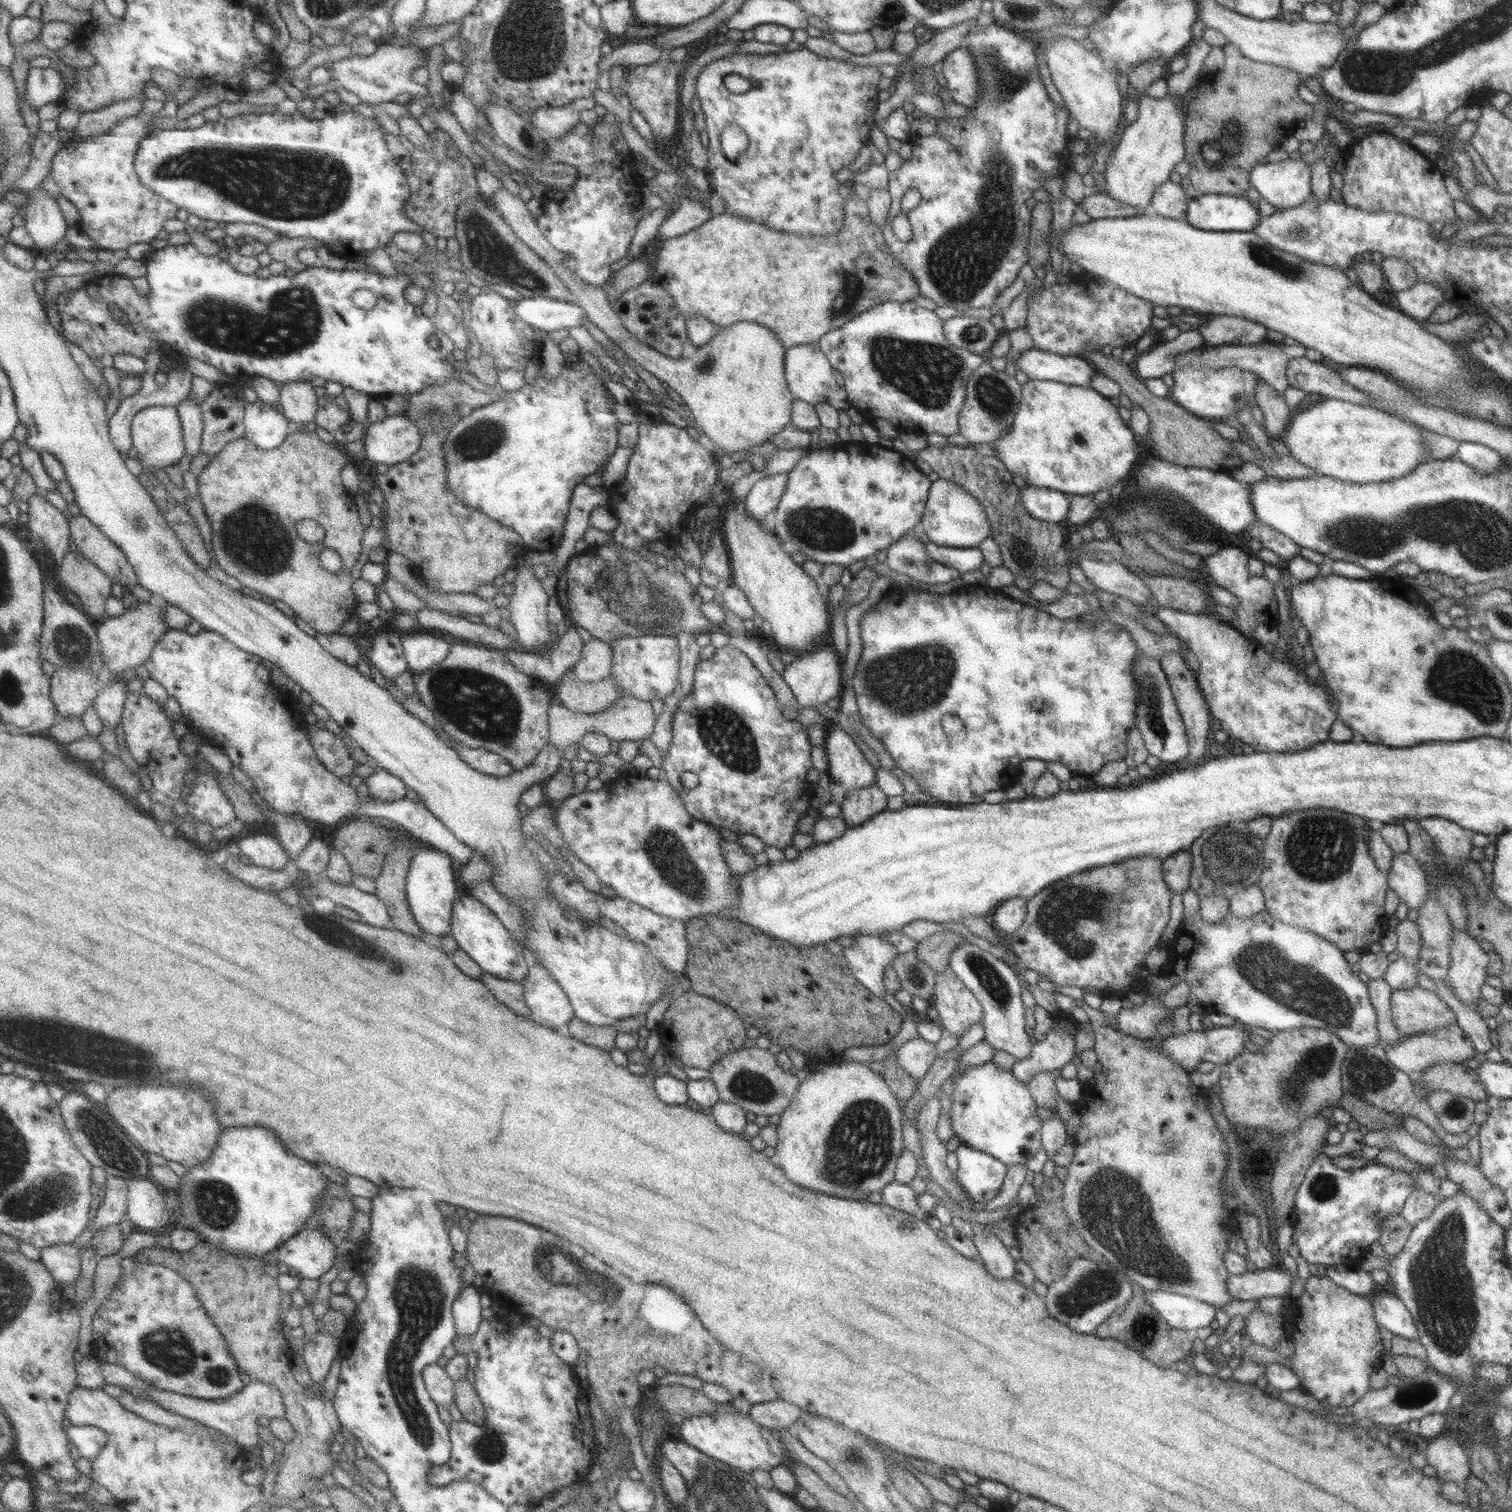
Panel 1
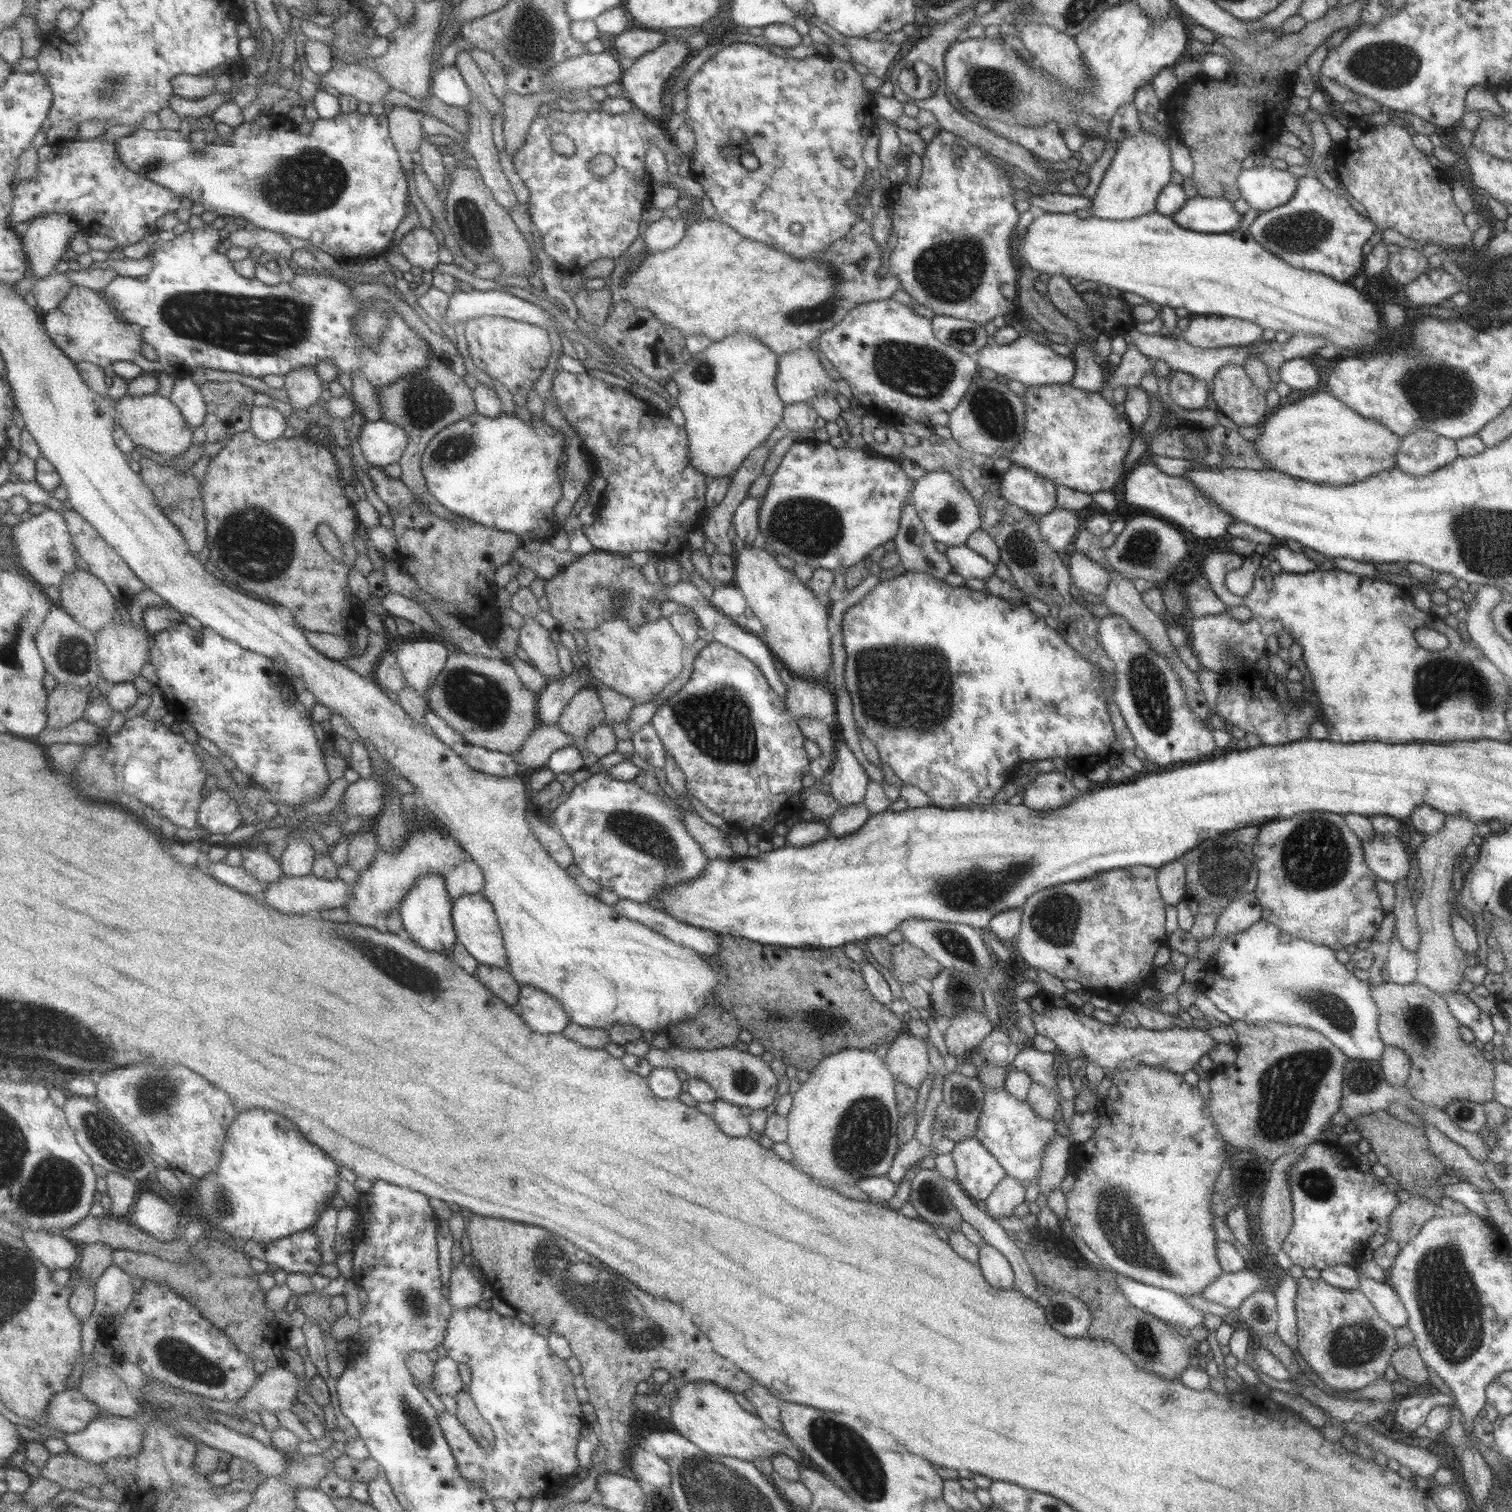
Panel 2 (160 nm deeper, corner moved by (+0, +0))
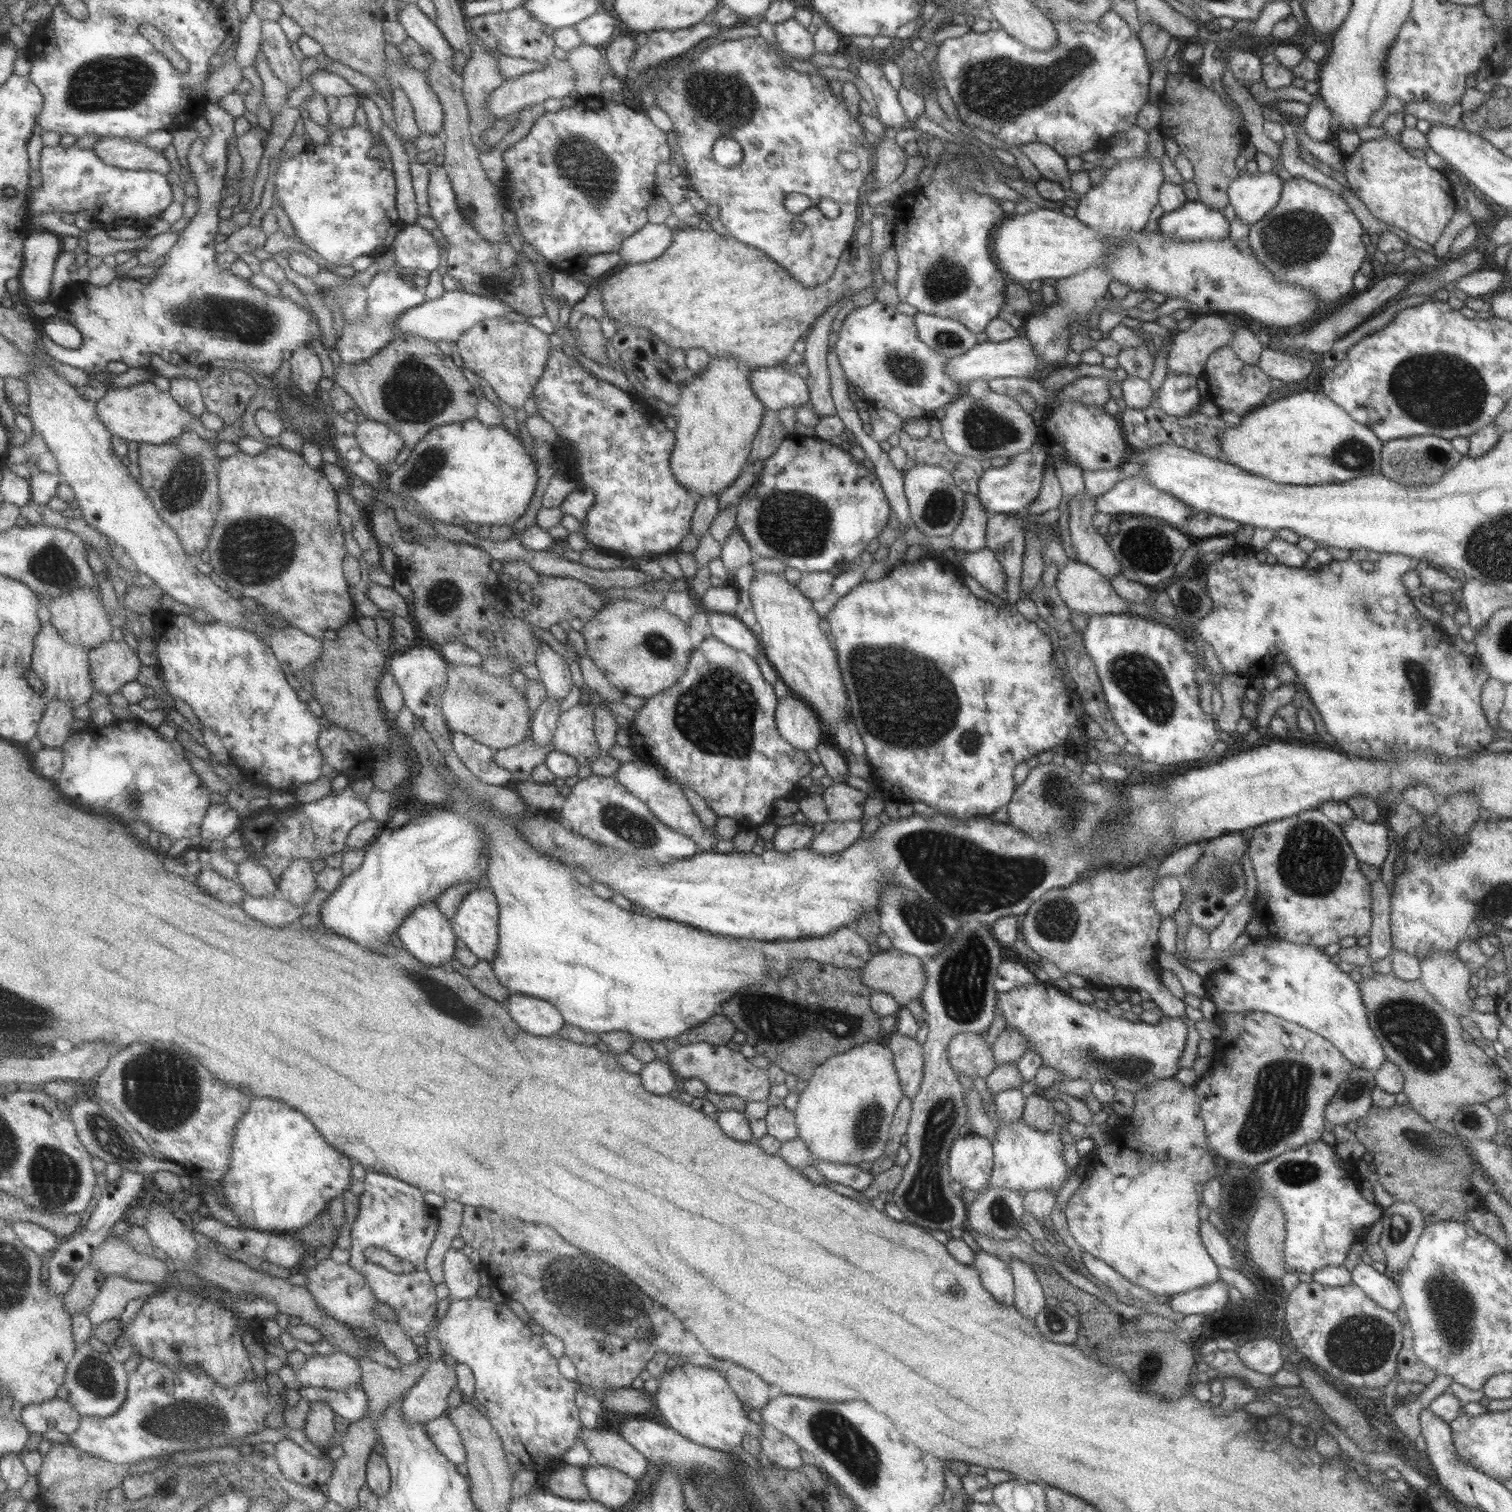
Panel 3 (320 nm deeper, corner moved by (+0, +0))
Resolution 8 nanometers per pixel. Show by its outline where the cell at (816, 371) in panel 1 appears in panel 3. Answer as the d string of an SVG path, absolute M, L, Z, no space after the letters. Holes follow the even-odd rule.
M783 364L755 368L747 378L753 395L767 410L777 413L779 408L799 407L810 400L806 380Z

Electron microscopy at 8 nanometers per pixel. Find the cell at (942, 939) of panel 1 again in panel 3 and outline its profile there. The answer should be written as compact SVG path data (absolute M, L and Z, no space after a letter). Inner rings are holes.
M891 947L869 957L862 966L860 983L871 990L890 994L900 1008L920 996L925 980L919 957Z

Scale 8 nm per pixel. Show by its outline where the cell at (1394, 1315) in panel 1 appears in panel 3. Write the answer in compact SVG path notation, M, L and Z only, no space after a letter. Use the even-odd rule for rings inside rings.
M1357 1264L1350 1272L1351 1283L1355 1284L1371 1300L1389 1312L1396 1312L1402 1305L1402 1299L1391 1275L1379 1274L1371 1265Z

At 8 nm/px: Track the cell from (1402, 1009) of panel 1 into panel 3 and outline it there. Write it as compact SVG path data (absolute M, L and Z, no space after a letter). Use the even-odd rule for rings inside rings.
M1374 972L1371 977L1362 978L1357 984L1369 1026L1379 1041L1386 1060L1402 1072L1401 1092L1407 1097L1412 1109L1435 1128L1447 1135L1456 1136L1452 1118L1458 1110L1464 1105L1485 1104L1504 1092L1508 1083L1505 1073L1502 1073L1493 1059L1483 1053L1482 1046L1477 1045L1472 1036L1461 1028L1460 1020L1426 992L1419 980L1408 982L1397 978L1392 972Z

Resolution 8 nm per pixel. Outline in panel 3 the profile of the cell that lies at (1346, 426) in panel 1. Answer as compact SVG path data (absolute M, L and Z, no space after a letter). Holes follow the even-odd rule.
M1297 392L1283 400L1259 405L1241 416L1236 425L1226 425L1218 434L1220 454L1227 464L1277 484L1322 485L1379 474L1382 441L1370 428L1356 423L1342 408L1317 392Z

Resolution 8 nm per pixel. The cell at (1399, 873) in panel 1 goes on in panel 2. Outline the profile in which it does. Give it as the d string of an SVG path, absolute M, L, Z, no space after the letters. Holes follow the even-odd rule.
M1376 833L1374 837L1361 842L1361 846L1367 869L1379 880L1393 884L1407 876L1409 855L1396 836Z

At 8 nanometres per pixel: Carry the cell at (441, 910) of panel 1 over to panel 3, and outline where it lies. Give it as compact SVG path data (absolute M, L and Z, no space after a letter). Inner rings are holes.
M430 902L420 906L413 914L410 914L402 927L398 930L401 940L406 948L417 960L421 960L431 966L449 965L456 958L456 944L458 936L451 922L438 907L438 902Z

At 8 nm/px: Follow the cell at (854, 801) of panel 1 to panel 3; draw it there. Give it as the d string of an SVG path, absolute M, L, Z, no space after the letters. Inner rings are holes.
M860 820L827 822L823 825L823 829L814 835L808 849L821 856L839 854L854 844L859 834L861 834Z

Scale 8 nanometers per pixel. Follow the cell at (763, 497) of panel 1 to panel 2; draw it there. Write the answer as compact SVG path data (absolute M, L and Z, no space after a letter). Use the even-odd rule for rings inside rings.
M745 496L734 510L732 516L734 552L741 549L742 546L750 546L759 534L756 518L761 499L762 496Z

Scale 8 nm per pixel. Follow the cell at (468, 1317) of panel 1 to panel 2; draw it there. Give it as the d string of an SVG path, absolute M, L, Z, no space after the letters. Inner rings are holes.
M454 1242L450 1274L450 1301L455 1309L475 1306L481 1300L482 1286L471 1270L463 1264L463 1248Z

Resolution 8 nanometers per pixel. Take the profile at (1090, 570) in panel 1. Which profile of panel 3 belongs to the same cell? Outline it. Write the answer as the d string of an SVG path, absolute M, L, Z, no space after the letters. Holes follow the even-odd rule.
M1070 560L1056 574L1054 587L1071 612L1085 616L1099 615L1099 612L1119 612L1119 610L1097 610L1101 600L1109 596L1109 581L1094 568L1078 560Z

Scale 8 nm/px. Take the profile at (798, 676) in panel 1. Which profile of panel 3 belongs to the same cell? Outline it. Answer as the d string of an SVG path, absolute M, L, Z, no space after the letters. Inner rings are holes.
M791 692L777 701L774 719L777 733L793 749L807 753L819 745L822 726L817 715Z

